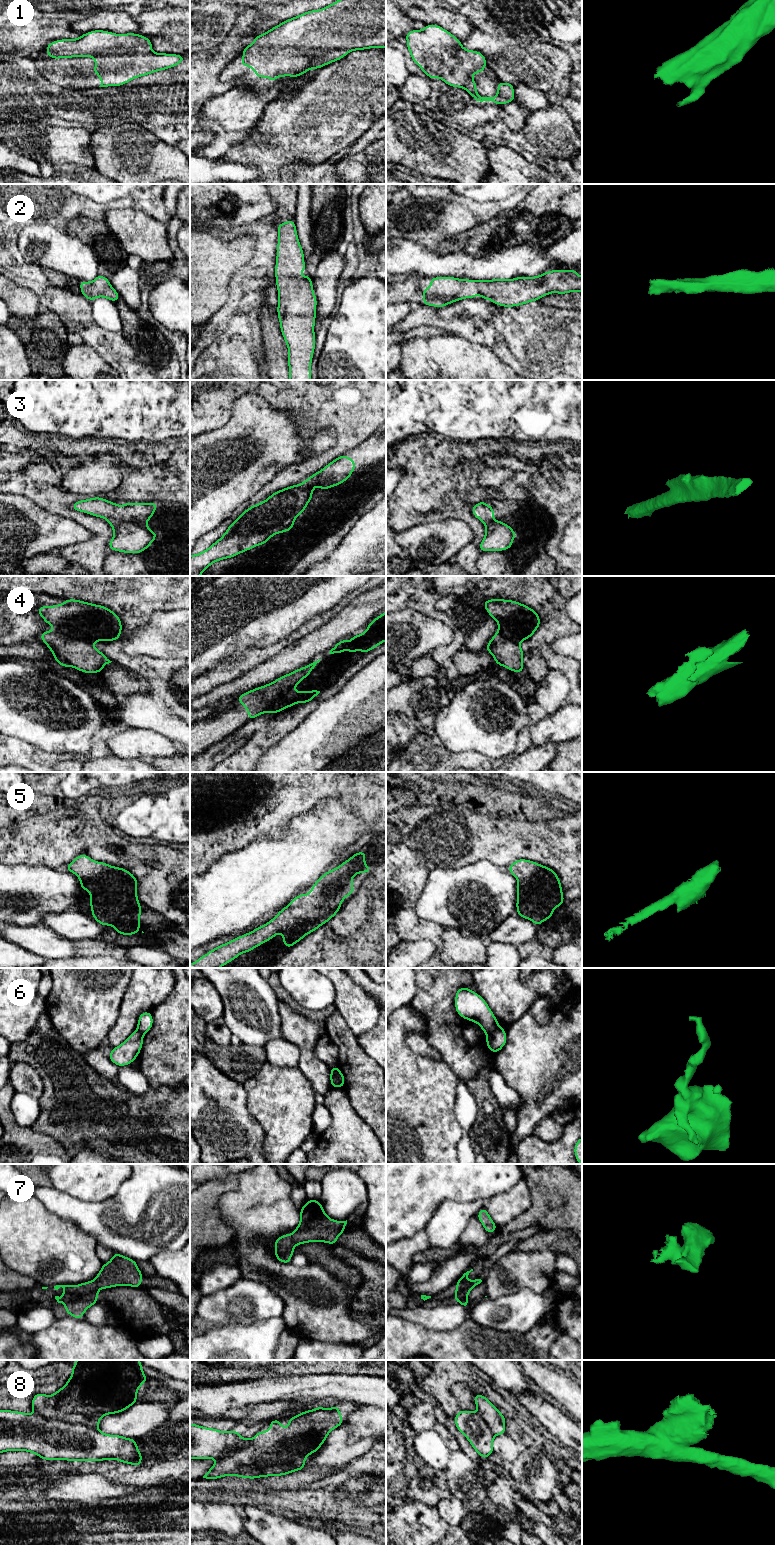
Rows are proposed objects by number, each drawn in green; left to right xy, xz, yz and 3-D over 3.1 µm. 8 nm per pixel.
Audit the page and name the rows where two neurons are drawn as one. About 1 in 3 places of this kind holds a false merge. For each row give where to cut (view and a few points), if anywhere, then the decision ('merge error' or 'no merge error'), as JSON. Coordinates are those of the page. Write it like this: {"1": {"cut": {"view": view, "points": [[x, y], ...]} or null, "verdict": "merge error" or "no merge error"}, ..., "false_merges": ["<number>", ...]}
{"1": {"cut": null, "verdict": "no merge error"}, "2": {"cut": null, "verdict": "no merge error"}, "3": {"cut": {"view": "xy", "points": [[107, 518], [117, 521], [137, 522], [145, 525]]}, "verdict": "merge error"}, "4": {"cut": {"view": "xy", "points": [[56, 629], [91, 643]]}, "verdict": "merge error"}, "5": {"cut": null, "verdict": "no merge error"}, "6": {"cut": {"view": "xz", "points": [[331, 1069], [341, 1086]]}, "verdict": "merge error"}, "7": {"cut": null, "verdict": "no merge error"}, "8": {"cut": {"view": "xy", "points": [[34, 1412], [48, 1418], [82, 1423], [97, 1429]]}, "verdict": "merge error"}, "false_merges": ["3", "4", "6", "8"]}

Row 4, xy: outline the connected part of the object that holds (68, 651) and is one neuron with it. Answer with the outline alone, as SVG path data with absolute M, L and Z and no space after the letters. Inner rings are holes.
M44 631L40 639L50 649L61 667L73 667L82 673L101 673L110 661L92 643L54 631Z

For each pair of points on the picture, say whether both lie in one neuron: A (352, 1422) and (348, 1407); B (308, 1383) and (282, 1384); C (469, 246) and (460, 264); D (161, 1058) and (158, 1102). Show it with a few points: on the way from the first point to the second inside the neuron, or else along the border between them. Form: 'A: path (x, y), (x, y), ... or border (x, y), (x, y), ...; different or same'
A: border (360, 1406), (343, 1423); different
B: path (302, 1384), (288, 1384); same
C: border (489, 250), (467, 254), (450, 247), (442, 252); different
D: border (149, 1084), (154, 1087), (177, 1087), (179, 1085); different

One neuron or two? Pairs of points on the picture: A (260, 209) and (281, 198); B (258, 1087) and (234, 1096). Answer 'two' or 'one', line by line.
A: two
B: two

